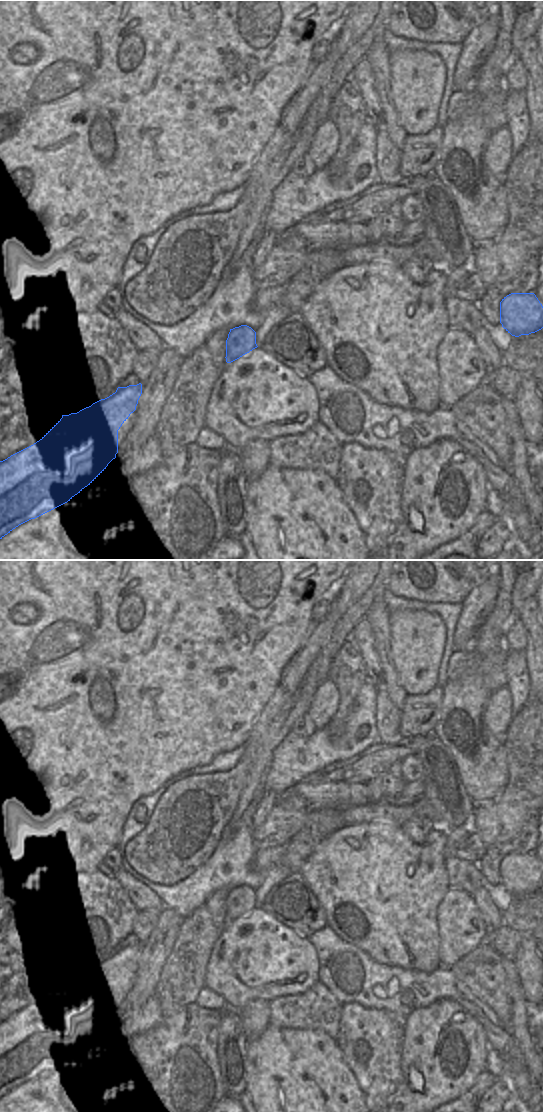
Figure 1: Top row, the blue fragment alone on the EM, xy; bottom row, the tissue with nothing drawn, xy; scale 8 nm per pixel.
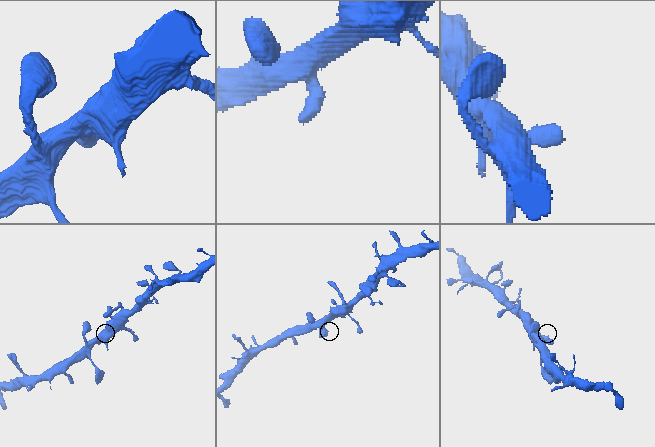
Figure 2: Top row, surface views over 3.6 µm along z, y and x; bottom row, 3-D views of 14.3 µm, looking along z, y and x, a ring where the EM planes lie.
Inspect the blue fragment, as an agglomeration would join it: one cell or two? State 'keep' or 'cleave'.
keep

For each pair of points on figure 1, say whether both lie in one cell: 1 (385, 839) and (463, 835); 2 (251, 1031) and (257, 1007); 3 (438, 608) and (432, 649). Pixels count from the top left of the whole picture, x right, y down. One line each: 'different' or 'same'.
1: different
2: same
3: different

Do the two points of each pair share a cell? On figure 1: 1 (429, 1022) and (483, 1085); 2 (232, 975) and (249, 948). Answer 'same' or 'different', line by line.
1: different
2: same

